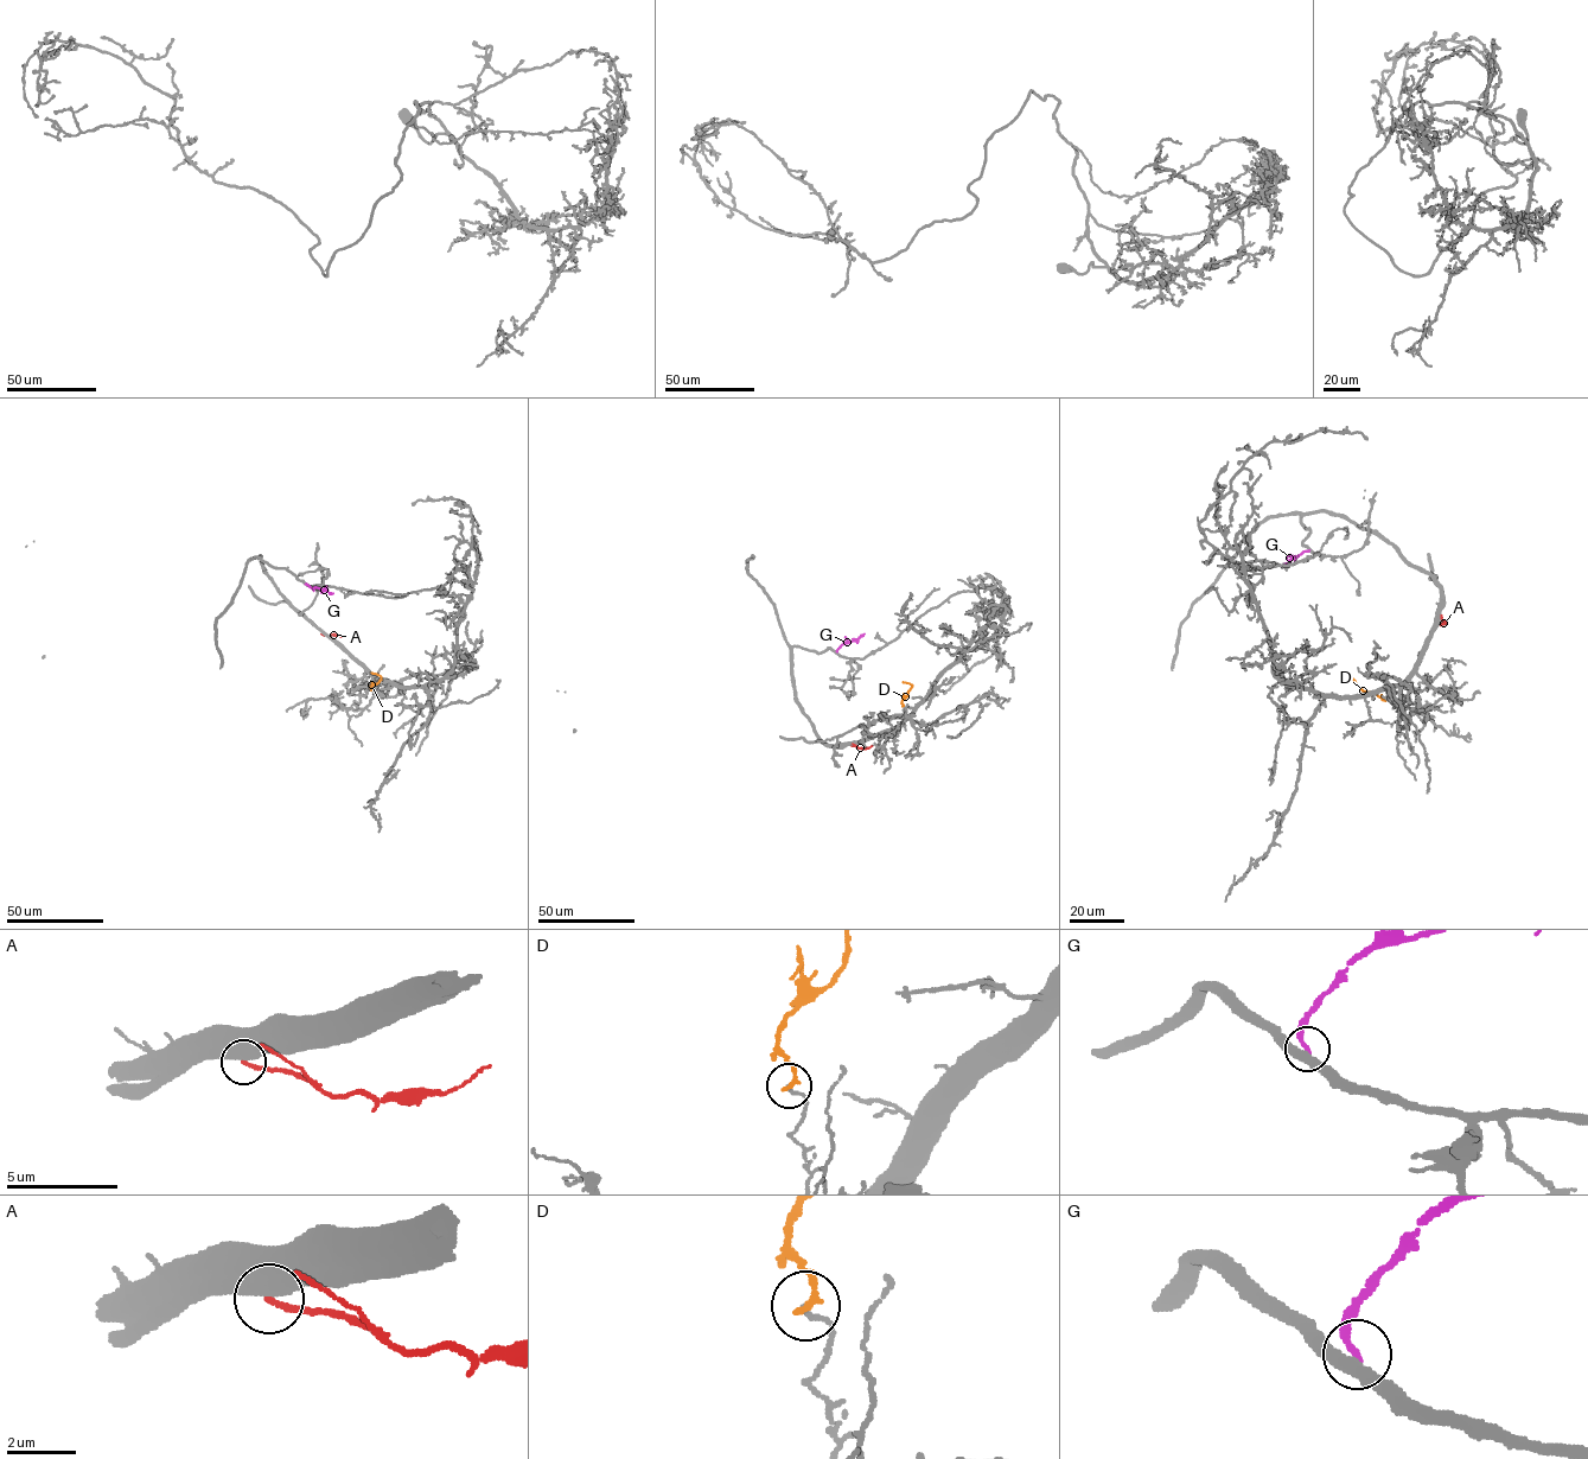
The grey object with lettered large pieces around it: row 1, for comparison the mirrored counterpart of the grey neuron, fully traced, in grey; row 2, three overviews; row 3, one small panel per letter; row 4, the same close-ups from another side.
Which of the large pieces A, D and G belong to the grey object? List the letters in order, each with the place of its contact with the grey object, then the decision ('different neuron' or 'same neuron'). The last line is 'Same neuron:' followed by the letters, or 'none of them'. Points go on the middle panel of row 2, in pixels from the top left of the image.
A: meets grey at (850, 745); different neuron
D: meets grey at (903, 706); different neuron
G: meets grey at (837, 652); different neuron
Same neuron: none of them

